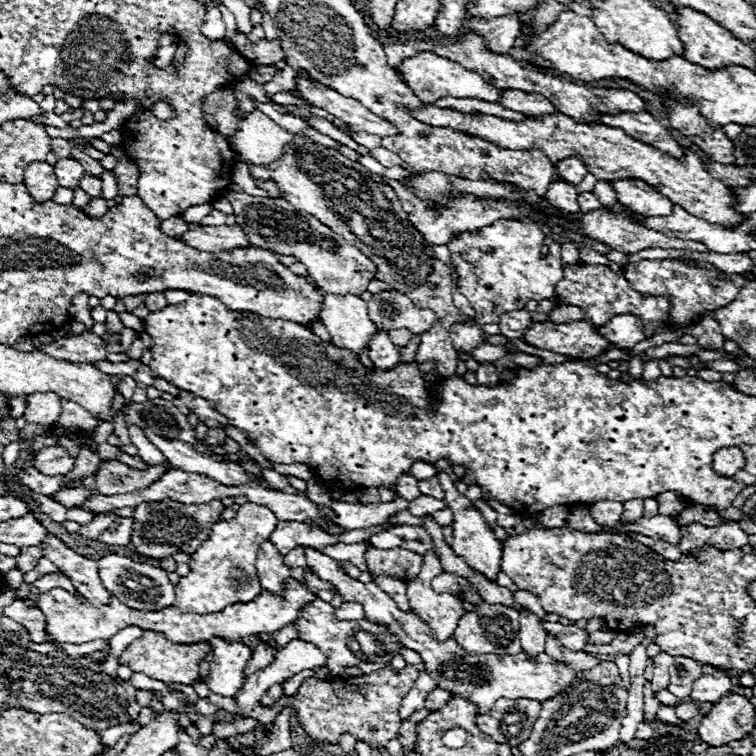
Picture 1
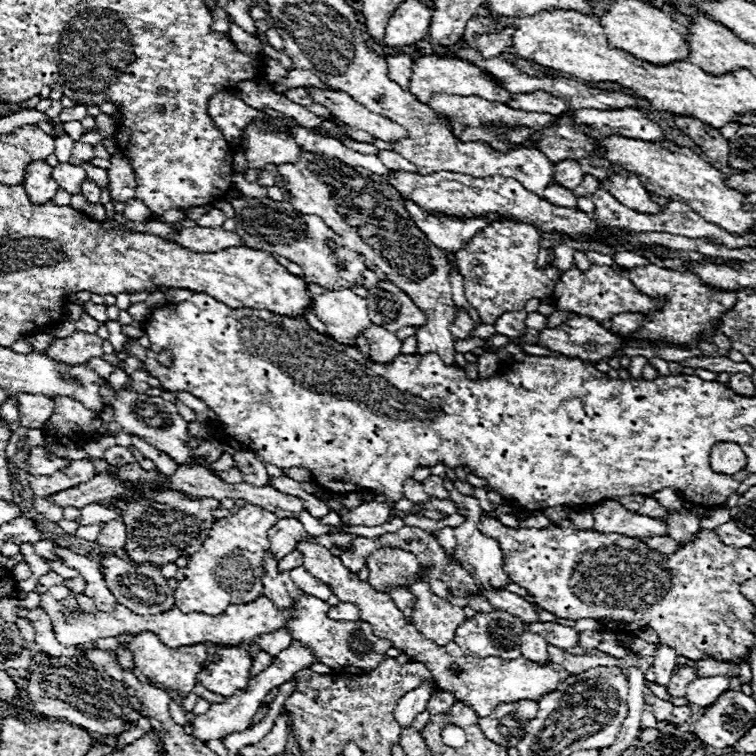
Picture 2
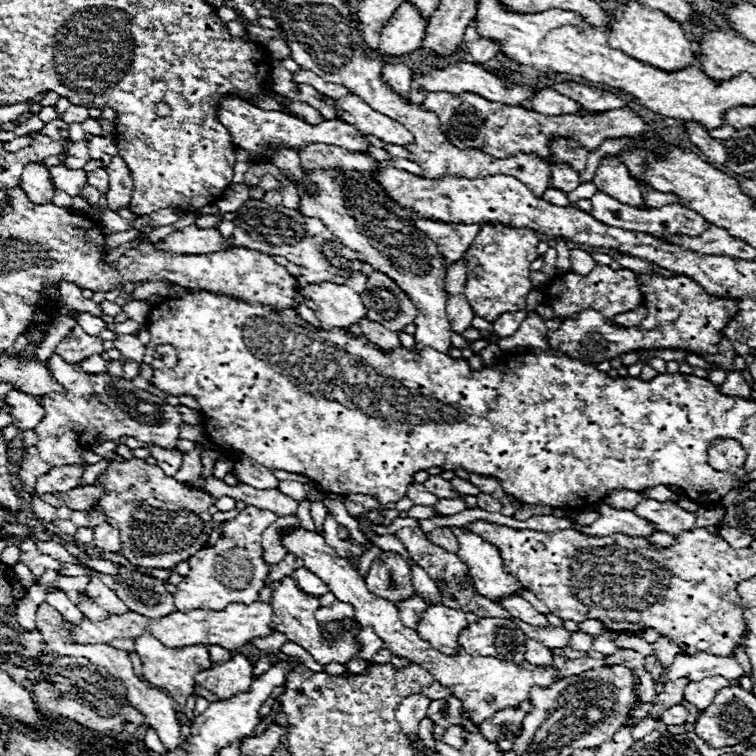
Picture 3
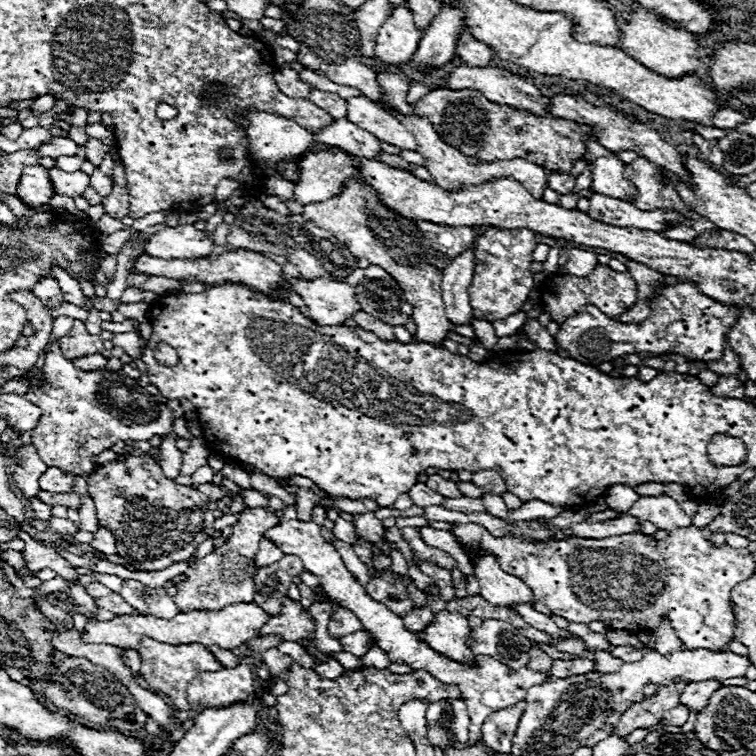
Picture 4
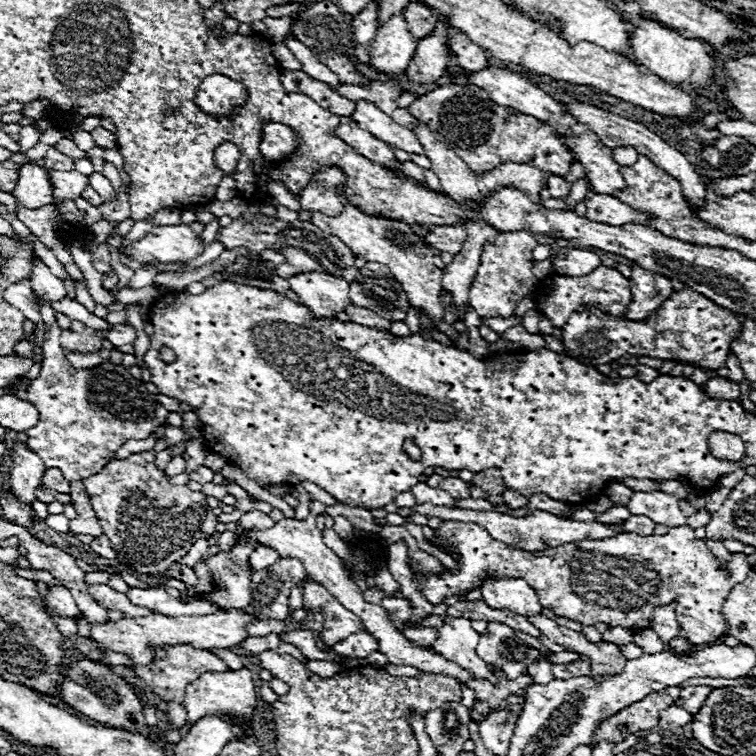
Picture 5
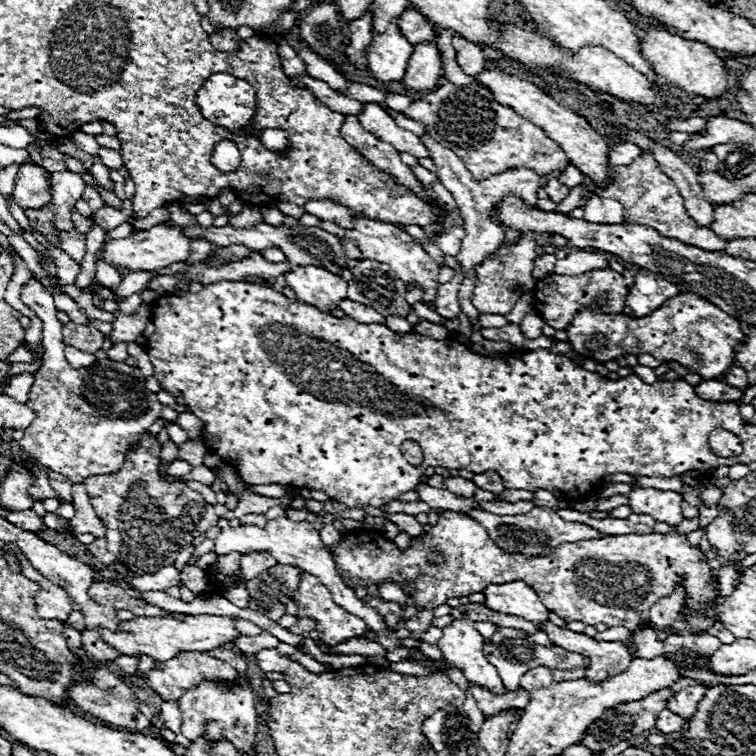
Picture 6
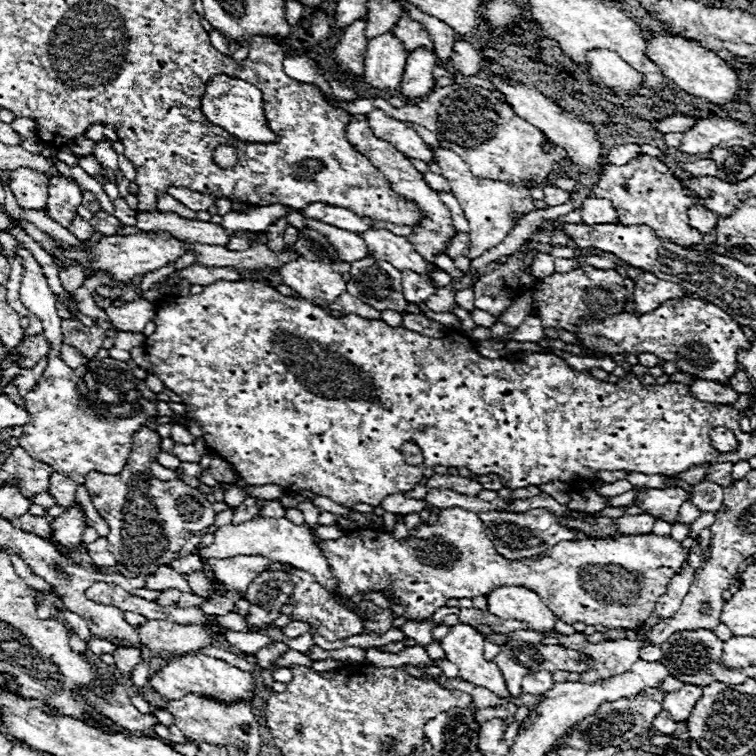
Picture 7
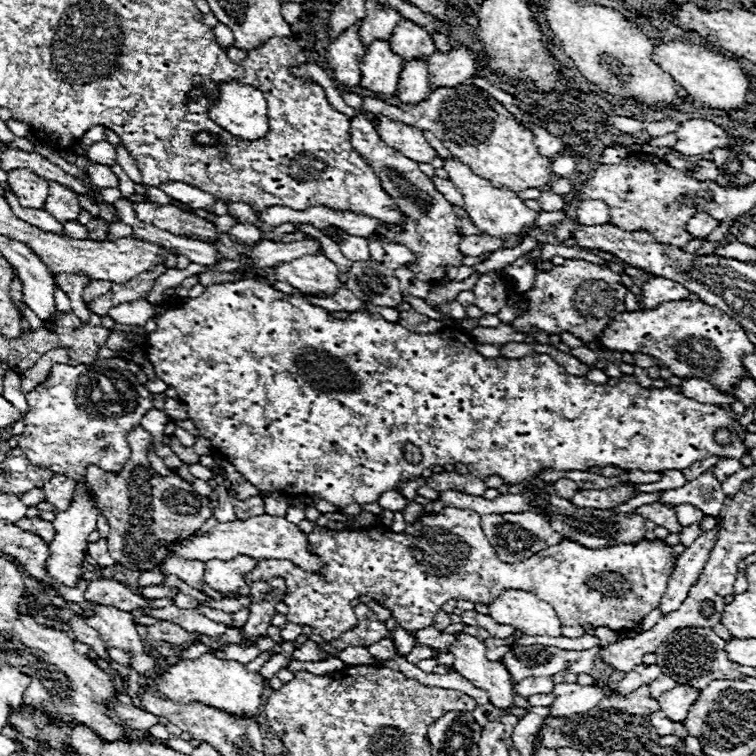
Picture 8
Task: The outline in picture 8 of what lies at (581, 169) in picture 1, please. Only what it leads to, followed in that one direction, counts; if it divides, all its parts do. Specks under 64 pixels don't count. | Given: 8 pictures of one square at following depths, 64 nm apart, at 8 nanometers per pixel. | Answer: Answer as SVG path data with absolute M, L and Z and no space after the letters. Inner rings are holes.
M542 190L542 196L540 196L538 200L540 200L540 204L542 204L542 210L546 210L546 212L558 210L558 208L562 208L562 206L566 204L566 202L564 202L564 196L554 194L554 192L550 192L550 190Z

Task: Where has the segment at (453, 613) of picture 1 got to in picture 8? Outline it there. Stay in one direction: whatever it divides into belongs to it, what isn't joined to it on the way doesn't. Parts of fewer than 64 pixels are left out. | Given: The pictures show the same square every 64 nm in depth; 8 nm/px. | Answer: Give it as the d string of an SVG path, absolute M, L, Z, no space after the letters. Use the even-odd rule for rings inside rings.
M460 630L454 634L454 644L448 646L448 652L454 656L456 672L470 680L476 688L486 690L496 708L506 710L514 704L510 674L500 662L486 660L486 644L480 638Z

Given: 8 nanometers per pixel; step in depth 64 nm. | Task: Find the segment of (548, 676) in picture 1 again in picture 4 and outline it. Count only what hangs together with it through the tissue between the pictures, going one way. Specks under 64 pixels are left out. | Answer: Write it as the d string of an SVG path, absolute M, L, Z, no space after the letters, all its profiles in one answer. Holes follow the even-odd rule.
M288 520L282 522L274 528L270 528L266 534L266 538L270 538L284 554L294 554L298 558L302 558L304 568L308 572L312 572L314 576L320 578L324 592L334 598L336 602L340 602L344 608L348 608L350 612L354 612L354 616L358 616L358 620L362 622L364 630L368 630L376 640L378 640L378 648L382 648L388 658L394 662L406 662L410 664L414 670L426 670L432 676L436 676L436 680L442 680L442 684L458 684L460 692L462 692L462 700L468 706L468 714L470 714L470 742L480 738L480 726L484 724L484 720L502 708L514 706L518 702L524 702L526 698L526 690L534 684L544 684L548 678L542 672L534 672L528 666L520 668L520 670L510 670L506 664L488 658L488 656L476 656L474 664L458 664L456 660L450 660L446 656L442 656L440 652L434 652L426 642L420 642L418 636L410 630L404 628L402 618L398 614L394 614L386 604L372 600L364 586L348 572L344 560L340 558L338 550L328 544L324 540L324 536L320 534L318 526L310 520L310 522L300 522L300 520Z

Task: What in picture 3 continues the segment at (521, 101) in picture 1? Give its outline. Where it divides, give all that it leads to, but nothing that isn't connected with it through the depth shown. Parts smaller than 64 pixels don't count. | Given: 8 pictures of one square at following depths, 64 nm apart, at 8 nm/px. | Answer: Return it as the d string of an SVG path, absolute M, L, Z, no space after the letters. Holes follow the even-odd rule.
M548 88L536 90L536 92L534 92L534 98L526 100L526 104L520 104L520 106L526 108L526 110L534 110L534 112L546 114L546 116L586 112L584 108L580 108L578 102L574 102L574 100L570 100L570 98L566 98L566 96L560 96L558 92L548 90Z

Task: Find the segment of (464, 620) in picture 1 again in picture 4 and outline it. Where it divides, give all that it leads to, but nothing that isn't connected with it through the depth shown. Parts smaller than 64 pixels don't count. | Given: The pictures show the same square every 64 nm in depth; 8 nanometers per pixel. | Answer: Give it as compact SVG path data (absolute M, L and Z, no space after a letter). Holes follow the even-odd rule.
M484 620L482 626L472 628L466 646L480 656L490 656L518 670L528 664L530 640L518 632L518 628L502 620Z

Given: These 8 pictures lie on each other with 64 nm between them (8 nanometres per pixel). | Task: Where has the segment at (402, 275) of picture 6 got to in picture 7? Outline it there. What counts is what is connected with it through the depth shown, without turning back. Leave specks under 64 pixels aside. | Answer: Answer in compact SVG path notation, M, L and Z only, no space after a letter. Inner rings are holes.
M370 228L362 232L360 238L366 242L368 256L374 256L376 260L386 260L400 272L412 270L424 282L432 282L430 264L414 250L406 236L396 236L386 228Z

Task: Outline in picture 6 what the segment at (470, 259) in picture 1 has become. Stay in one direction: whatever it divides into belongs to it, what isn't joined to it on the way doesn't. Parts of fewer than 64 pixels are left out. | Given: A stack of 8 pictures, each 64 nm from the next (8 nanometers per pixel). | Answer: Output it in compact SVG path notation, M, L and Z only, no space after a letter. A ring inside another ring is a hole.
M522 234L512 246L510 252L504 256L492 258L492 254L478 266L476 270L476 288L472 292L472 304L478 308L480 314L500 314L506 316L520 300L522 294L534 290L536 278L532 276L532 262L536 260L536 240L530 234Z

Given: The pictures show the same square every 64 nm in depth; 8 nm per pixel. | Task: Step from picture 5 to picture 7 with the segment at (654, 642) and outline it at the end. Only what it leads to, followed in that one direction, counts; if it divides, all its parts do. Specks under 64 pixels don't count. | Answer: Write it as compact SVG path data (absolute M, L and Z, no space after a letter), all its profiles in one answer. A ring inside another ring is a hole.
M646 642L640 651L640 658L648 662L660 660L663 655L664 653L659 646L653 646L649 642Z

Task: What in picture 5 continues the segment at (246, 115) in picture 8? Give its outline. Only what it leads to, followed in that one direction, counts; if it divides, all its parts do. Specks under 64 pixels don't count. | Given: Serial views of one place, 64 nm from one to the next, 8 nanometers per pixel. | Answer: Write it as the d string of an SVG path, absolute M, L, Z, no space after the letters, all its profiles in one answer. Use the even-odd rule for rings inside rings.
M212 74L204 78L202 86L196 92L196 104L210 116L224 118L234 106L240 106L244 100L244 86L222 74ZM266 122L262 124L262 136L258 150L262 152L264 160L270 162L282 162L290 154L298 150L300 138L292 132L290 126L282 122Z

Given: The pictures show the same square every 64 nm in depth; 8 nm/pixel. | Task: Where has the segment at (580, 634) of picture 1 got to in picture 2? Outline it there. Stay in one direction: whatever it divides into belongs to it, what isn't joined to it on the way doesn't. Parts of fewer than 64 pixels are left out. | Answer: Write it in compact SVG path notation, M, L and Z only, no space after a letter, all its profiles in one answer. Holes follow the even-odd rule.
M536 622L530 626L532 632L538 632L548 644L558 646L558 648L576 648L578 646L578 636L580 632L570 626L562 626L556 622Z

